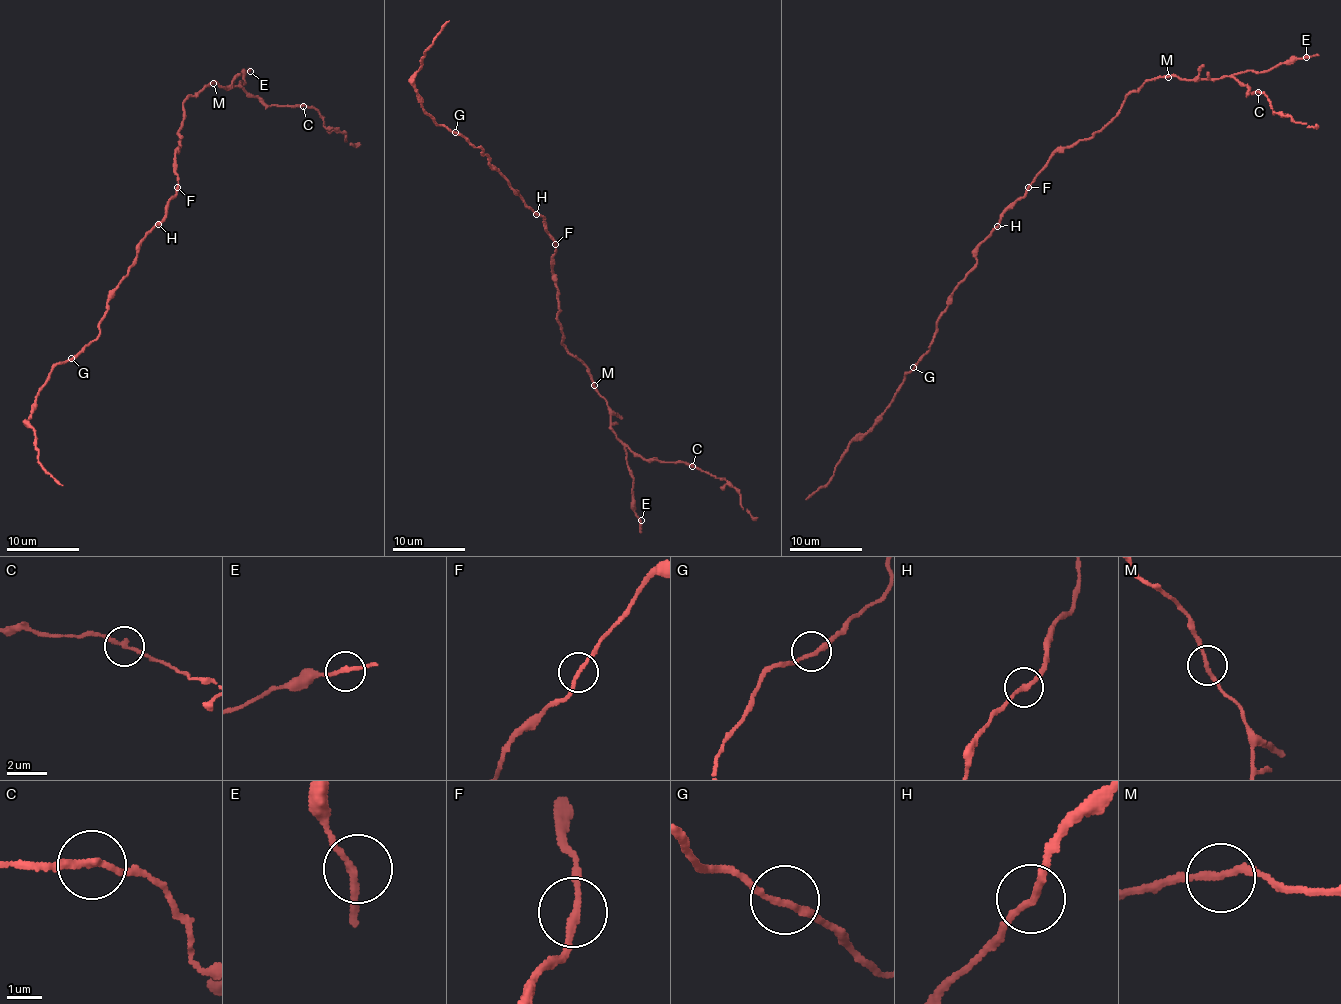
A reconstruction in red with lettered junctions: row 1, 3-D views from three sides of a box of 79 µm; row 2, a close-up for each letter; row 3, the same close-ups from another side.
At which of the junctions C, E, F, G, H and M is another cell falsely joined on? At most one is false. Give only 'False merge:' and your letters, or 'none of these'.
False merge: none of these

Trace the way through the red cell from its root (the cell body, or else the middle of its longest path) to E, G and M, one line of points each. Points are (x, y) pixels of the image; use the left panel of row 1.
E: (179, 187), (174, 153), (180, 147), (183, 103), (211, 83), (229, 89), (243, 83), (242, 74), (250, 71)
G: (179, 187), (169, 201), (166, 215), (141, 241), (136, 261), (108, 301), (100, 334), (71, 358)
M: (179, 187), (174, 153), (180, 147), (177, 130), (184, 119), (183, 103), (204, 86), (213, 83)

